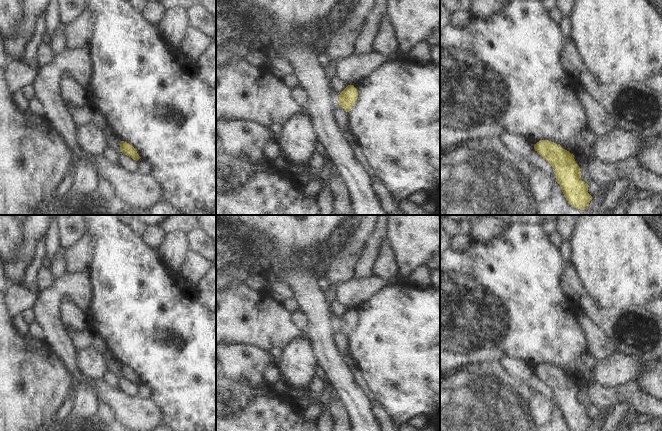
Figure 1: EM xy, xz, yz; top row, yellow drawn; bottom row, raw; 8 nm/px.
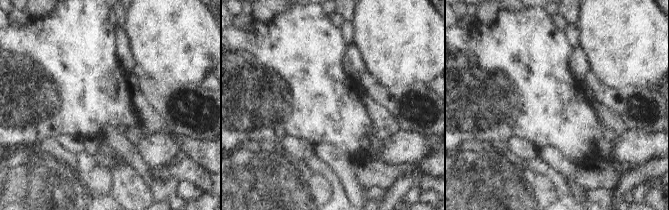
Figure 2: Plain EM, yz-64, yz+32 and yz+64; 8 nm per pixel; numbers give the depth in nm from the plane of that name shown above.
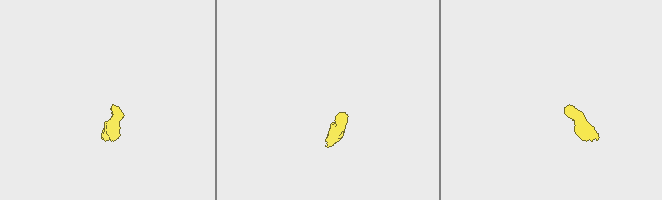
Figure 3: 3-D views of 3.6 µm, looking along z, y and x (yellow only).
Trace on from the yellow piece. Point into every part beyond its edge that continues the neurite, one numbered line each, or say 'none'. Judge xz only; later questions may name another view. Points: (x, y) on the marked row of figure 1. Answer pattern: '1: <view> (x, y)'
none

